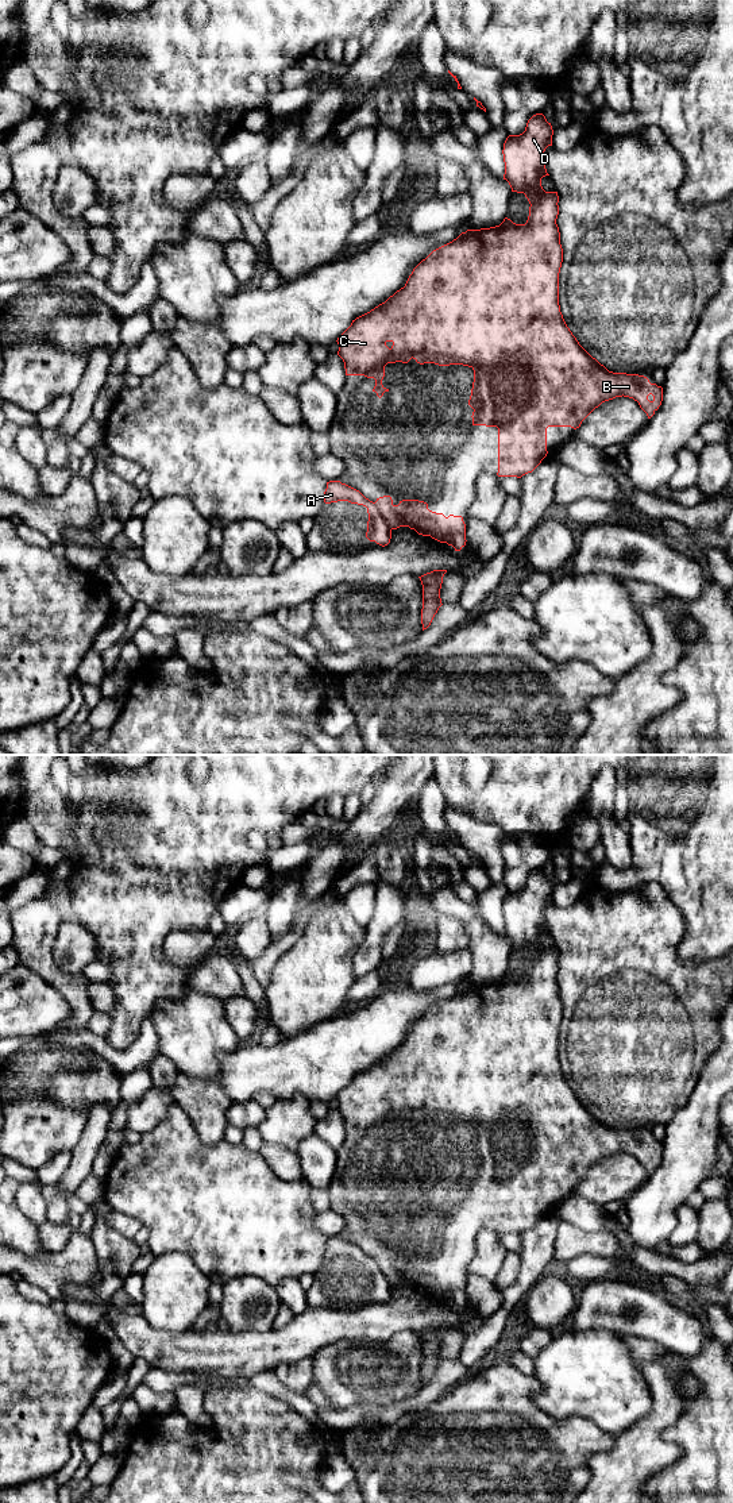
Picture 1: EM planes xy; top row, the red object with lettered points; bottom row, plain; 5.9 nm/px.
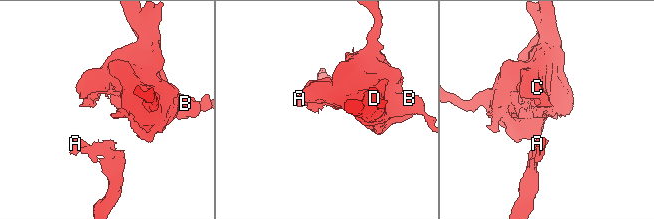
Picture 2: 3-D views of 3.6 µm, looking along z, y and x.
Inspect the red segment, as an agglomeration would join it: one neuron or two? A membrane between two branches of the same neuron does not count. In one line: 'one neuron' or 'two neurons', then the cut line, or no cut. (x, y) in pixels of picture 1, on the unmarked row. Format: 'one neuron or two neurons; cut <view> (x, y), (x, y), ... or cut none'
two neurons; cut xy (374, 1259), (390, 1286)

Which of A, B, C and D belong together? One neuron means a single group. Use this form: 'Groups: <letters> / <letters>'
Groups: A / B C D

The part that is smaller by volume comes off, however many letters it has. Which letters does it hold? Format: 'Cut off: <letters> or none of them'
Cut off: A

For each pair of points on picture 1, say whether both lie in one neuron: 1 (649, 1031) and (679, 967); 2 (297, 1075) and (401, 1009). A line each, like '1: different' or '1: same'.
1: same
2: same

